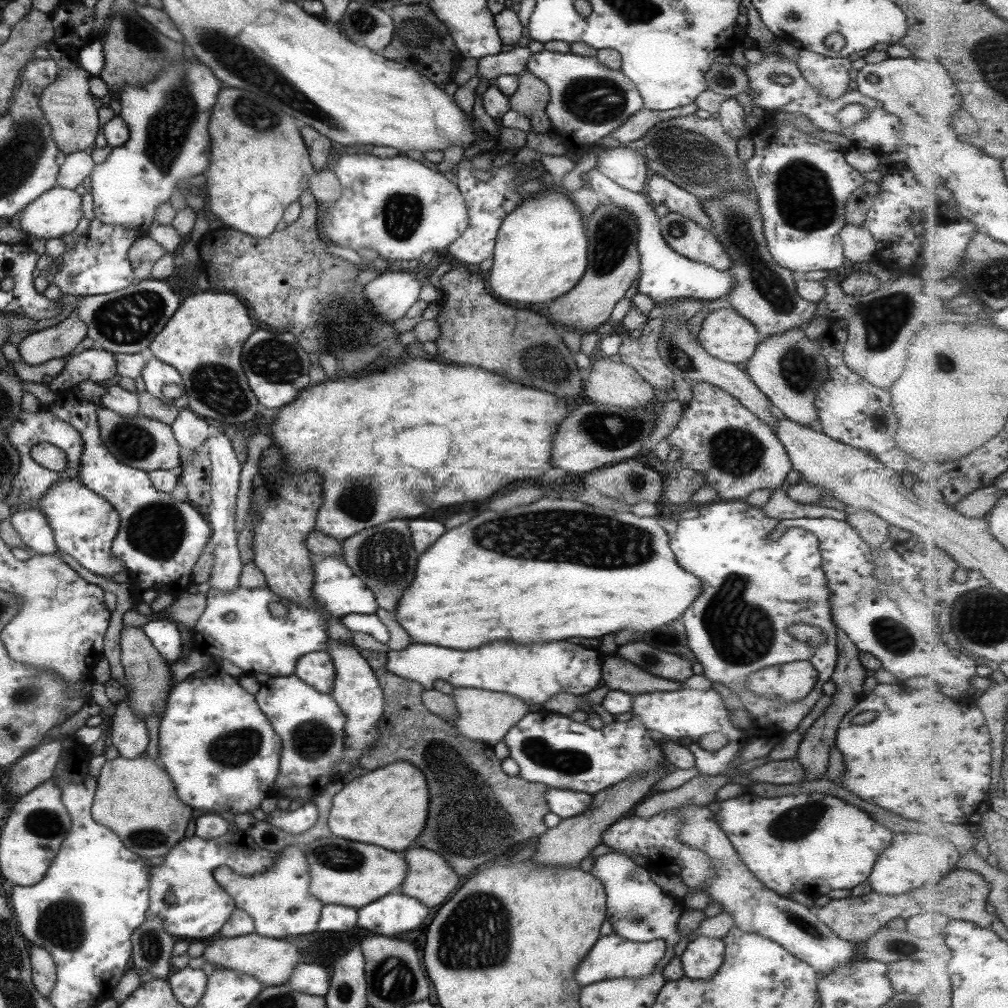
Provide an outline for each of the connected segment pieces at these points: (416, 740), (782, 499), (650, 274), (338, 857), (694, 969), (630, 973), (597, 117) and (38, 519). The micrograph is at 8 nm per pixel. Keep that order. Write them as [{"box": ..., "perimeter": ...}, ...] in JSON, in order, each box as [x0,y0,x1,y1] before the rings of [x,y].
[{"box":[358,649,549,877],"perimeter":[[[363,649],[360,650],[360,654],[371,667],[381,687],[383,712],[377,720],[377,740],[373,746],[369,746],[369,752],[359,756],[358,762],[364,772],[381,768],[397,760],[411,762],[417,770],[421,770],[429,788],[429,808],[427,808],[425,830],[421,832],[421,838],[415,840],[415,846],[437,852],[453,868],[454,874],[460,877],[469,874],[481,862],[501,856],[516,844],[530,838],[534,840],[536,836],[548,830],[543,823],[543,817],[549,813],[549,808],[543,800],[543,793],[547,791],[545,785],[527,782],[519,775],[507,776],[501,770],[500,760],[493,754],[492,747],[481,741],[465,738],[450,722],[429,712],[421,702],[424,688],[411,679],[407,680],[389,672],[385,668],[387,661],[385,651]]]},{"box":[759,470,823,520],"perimeter":[[[791,470],[781,487],[771,490],[771,496],[767,502],[759,509],[765,515],[773,517],[777,520],[787,519],[816,519],[821,518],[823,514],[823,506],[812,504],[801,504],[800,502],[789,499],[785,494],[785,490],[794,484],[800,483],[801,476]]]},{"box":[587,168,733,305],"perimeter":[[[595,168],[587,171],[587,178],[589,178],[589,185],[599,195],[600,199],[611,202],[613,206],[625,210],[629,216],[633,216],[633,220],[637,224],[636,248],[640,260],[638,292],[648,296],[656,305],[661,305],[671,298],[691,298],[707,303],[710,300],[715,300],[715,298],[725,296],[729,292],[729,288],[733,288],[733,277],[729,275],[729,271],[717,270],[707,264],[686,259],[665,244],[659,230],[660,218],[653,213],[653,205],[648,204],[645,197],[635,191],[621,188]]]},{"box":[303,836,407,908],"perimeter":[[[337,836],[314,839],[303,848],[303,855],[309,868],[308,891],[322,905],[335,904],[349,908],[361,908],[389,892],[397,892],[403,883],[407,868],[401,856],[395,852],[359,844],[351,840],[341,840]]]},{"box":[680,936,724,980],"perimeter":[[[697,936],[689,939],[680,956],[683,977],[691,980],[709,980],[723,964],[724,944],[722,939]]]},{"box":[573,934,666,987],"perimeter":[[[617,934],[599,936],[597,942],[593,943],[589,953],[581,961],[581,966],[575,970],[573,980],[583,987],[600,980],[614,979],[617,982],[627,982],[653,971],[653,967],[663,957],[665,950],[666,944],[662,940],[639,943],[629,942],[629,940],[622,939]]]},{"box":[525,48,644,154],"perimeter":[[[544,48],[540,52],[530,53],[525,68],[546,84],[549,96],[545,112],[550,128],[571,142],[565,148],[574,154],[591,151],[599,139],[625,123],[631,114],[644,108],[635,85],[620,70],[603,66],[595,57],[549,52]]]},{"box":[7,505,56,554],"perimeter":[[[29,505],[23,511],[15,511],[7,519],[21,538],[21,542],[32,552],[54,554],[56,544],[52,530],[45,520],[45,516],[37,511],[35,505]]]}]

